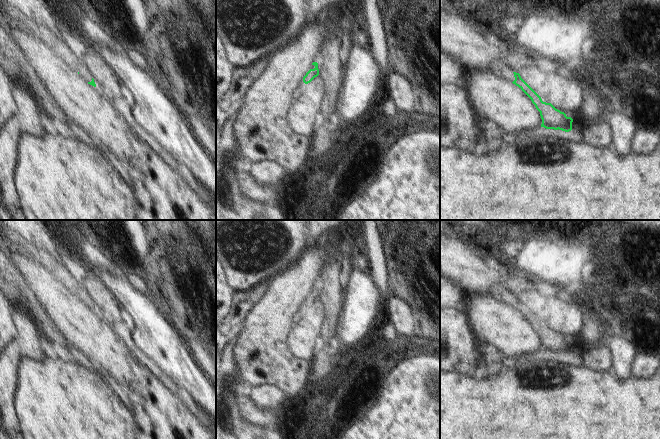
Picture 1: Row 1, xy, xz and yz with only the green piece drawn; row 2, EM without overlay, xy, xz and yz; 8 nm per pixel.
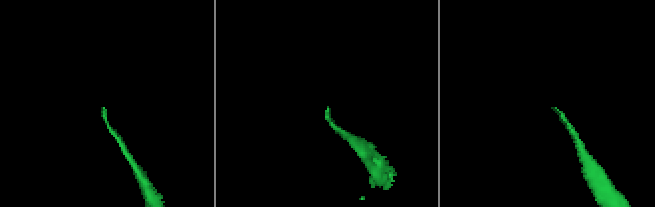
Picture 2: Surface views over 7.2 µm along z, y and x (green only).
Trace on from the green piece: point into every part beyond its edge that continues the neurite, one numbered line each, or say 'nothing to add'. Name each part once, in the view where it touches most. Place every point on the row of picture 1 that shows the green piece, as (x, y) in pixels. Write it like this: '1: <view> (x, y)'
1: yz (505, 72)

